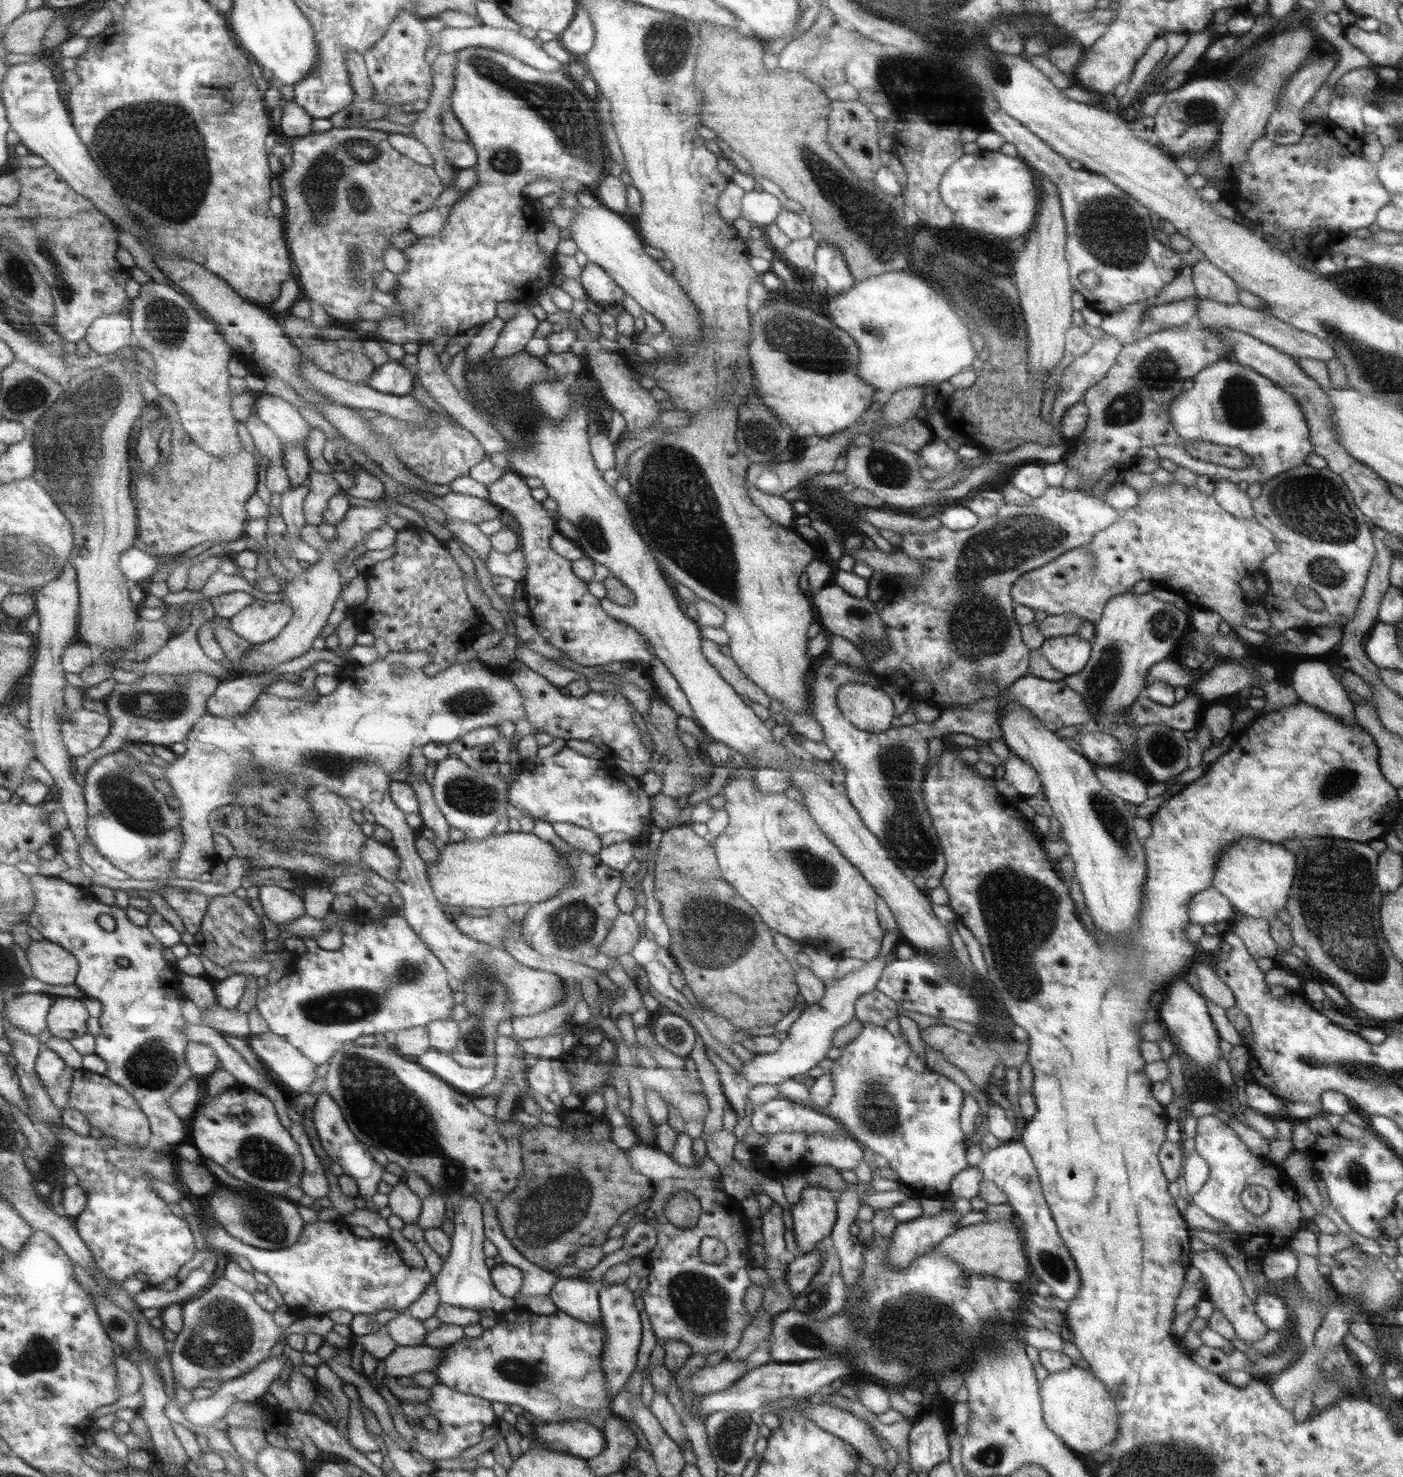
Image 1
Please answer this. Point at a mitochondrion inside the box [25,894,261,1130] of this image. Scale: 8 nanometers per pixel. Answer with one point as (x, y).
(152, 1066)

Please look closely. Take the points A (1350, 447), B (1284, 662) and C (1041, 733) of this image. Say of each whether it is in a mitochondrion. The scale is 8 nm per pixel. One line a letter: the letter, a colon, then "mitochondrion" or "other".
A: other
B: other
C: other

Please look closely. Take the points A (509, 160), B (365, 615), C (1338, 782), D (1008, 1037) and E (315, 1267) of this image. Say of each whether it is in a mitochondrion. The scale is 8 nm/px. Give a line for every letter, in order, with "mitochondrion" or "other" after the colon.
A: mitochondrion
B: other
C: mitochondrion
D: other
E: other

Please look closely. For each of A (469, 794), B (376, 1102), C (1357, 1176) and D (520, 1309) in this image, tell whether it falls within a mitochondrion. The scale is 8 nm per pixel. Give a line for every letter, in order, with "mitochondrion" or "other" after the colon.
A: mitochondrion
B: mitochondrion
C: mitochondrion
D: other

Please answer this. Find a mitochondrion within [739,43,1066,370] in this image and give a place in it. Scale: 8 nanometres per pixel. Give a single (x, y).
(858, 210)

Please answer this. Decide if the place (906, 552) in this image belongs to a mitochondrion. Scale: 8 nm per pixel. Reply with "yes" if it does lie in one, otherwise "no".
no

